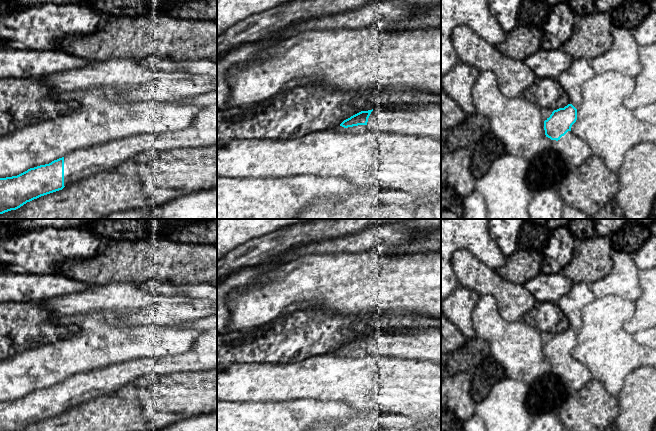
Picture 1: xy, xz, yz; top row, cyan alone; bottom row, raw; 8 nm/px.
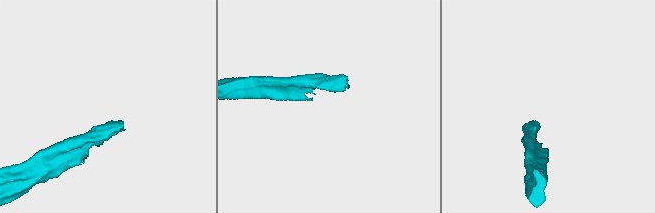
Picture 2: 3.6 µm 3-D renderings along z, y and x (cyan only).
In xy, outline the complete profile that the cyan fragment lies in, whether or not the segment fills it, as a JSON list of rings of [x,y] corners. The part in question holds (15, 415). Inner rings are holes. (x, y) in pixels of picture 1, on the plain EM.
[[[217,314],[193,322],[183,323],[179,326],[198,331],[198,336],[189,351],[159,359],[141,358],[109,365],[89,372],[76,374],[49,388],[30,392],[17,400],[0,402],[0,431],[21,431],[27,426],[62,414],[65,410],[98,396],[110,394],[143,376],[217,369]]]

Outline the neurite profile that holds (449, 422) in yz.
[[[441,411],[441,431],[463,431],[461,422],[450,412]]]

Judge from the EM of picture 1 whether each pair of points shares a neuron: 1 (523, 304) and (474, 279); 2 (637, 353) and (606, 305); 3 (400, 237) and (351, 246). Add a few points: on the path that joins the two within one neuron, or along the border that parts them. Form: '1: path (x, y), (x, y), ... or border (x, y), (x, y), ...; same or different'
1: path (511, 298), (501, 289), (486, 281); same
2: path (625, 342), (606, 323), (606, 317); same
3: path (388, 237), (370, 237), (363, 241); same

